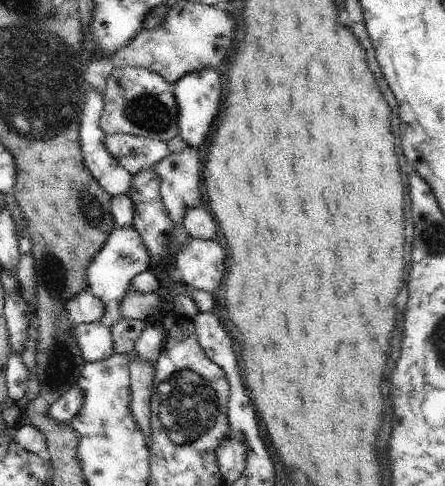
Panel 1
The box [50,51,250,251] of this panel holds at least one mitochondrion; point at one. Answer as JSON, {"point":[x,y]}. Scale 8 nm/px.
{"point":[147,111]}

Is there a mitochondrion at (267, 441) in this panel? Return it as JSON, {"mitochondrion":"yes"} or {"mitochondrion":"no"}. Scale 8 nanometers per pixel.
{"mitochondrion":"no"}

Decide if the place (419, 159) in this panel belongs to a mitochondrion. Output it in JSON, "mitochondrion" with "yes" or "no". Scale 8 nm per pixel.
{"mitochondrion":"no"}

